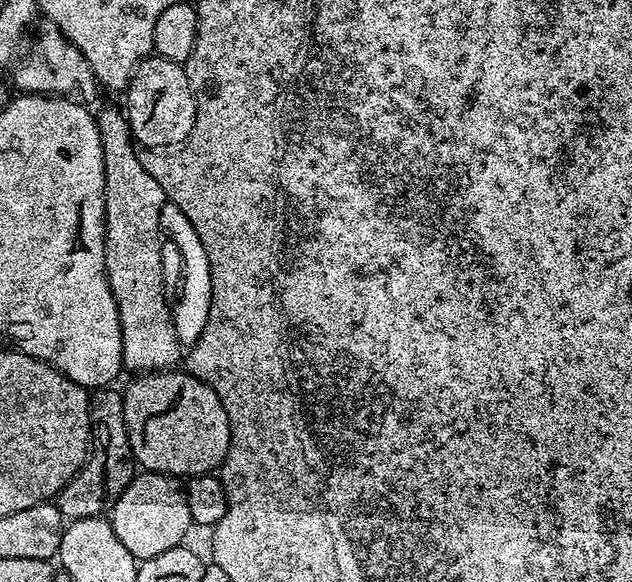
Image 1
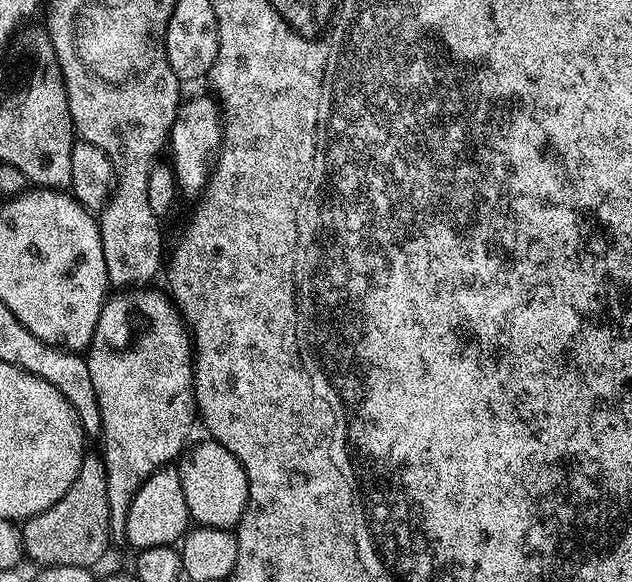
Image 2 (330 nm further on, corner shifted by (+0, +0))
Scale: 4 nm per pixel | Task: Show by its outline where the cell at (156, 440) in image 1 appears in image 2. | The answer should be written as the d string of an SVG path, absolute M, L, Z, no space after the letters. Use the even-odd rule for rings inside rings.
M204 438L201 444L185 447L178 460L182 494L186 494L188 515L197 525L235 529L248 505L248 479L244 468L218 441Z

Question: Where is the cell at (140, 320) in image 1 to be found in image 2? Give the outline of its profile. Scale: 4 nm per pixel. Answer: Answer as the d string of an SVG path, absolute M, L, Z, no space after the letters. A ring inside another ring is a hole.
M132 286L117 292L120 292L117 296L112 294L105 299L102 314L98 314L98 326L86 349L86 359L90 366L90 378L94 381L94 394L98 394L110 526L112 536L120 538L126 530L126 518L130 502L134 502L134 494L138 494L150 474L171 465L183 453L189 443L192 423L197 423L198 413L196 391L192 389L194 340L179 307L163 291L155 292L152 286Z

